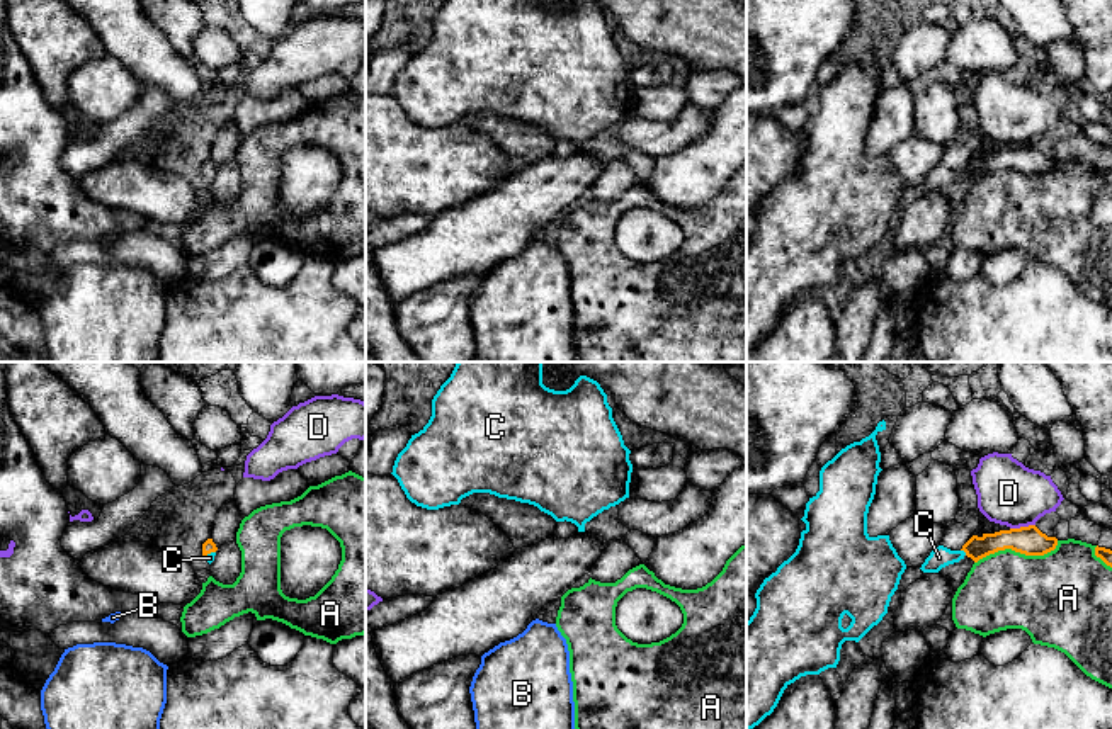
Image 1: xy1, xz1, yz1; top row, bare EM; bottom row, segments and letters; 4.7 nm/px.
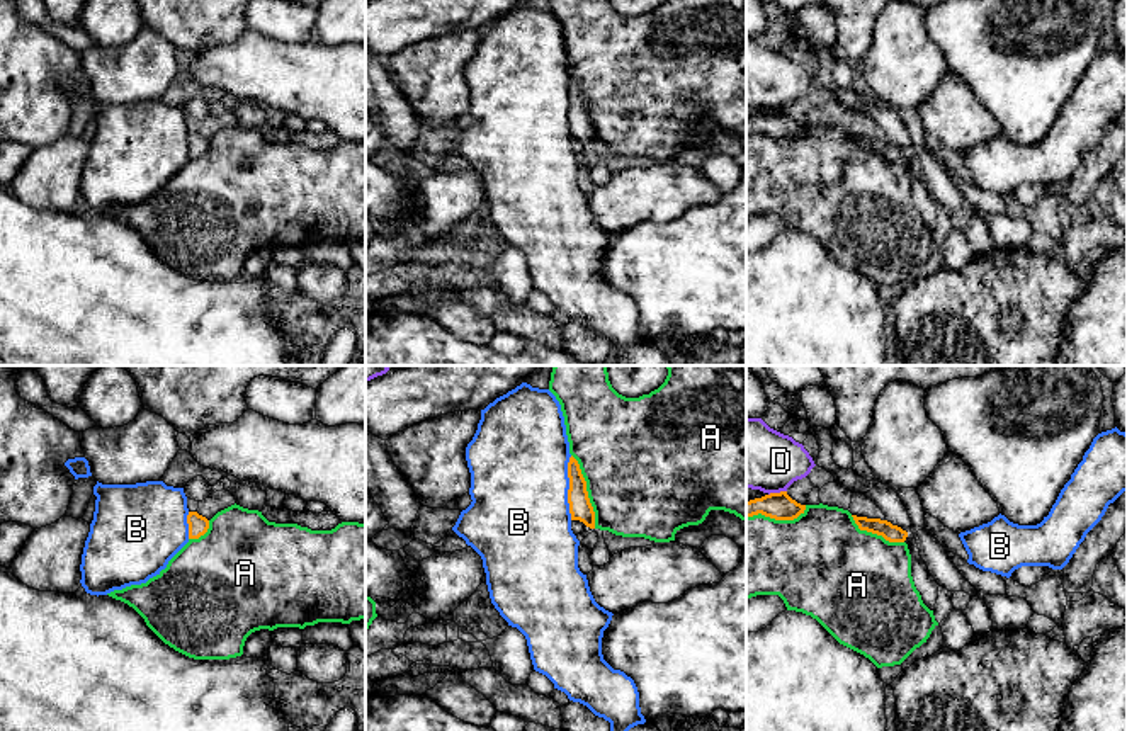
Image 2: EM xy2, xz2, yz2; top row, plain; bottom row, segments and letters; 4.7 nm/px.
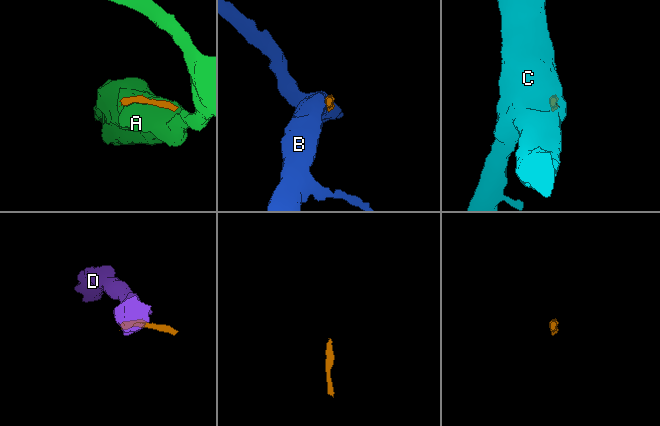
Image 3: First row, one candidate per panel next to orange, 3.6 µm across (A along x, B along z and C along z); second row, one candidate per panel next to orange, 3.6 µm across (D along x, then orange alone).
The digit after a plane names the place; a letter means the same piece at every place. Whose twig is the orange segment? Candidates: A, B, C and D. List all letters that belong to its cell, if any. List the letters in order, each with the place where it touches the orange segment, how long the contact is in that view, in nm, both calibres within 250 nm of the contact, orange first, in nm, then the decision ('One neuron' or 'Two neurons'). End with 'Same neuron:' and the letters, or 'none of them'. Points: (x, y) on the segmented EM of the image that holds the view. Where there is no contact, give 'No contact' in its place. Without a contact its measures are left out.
A: Touches orange at yz1 (1017, 551). Shared border 420 nm. Thickness 140 nm (orange) against 380 nm. Two neurons
B: Touches orange at xz2 (570, 488). Shared border 300 nm. Thickness 110 nm (orange) against 460 nm. Two neurons
C: Touches orange at yz1 (964, 551). Shared border 40 nm. Thickness 110 nm (orange) against 100 nm. One neuron
D: Touches orange at yz1 (1022, 527). Shared border 120 nm. Thickness 140 nm (orange) against 300 nm. Two neurons
Same neuron: C

